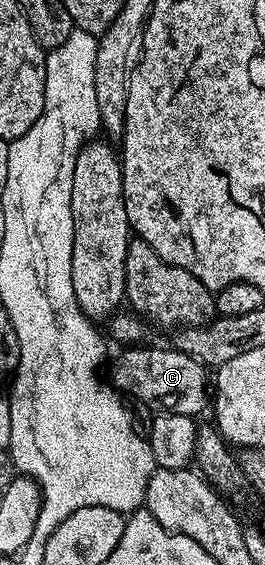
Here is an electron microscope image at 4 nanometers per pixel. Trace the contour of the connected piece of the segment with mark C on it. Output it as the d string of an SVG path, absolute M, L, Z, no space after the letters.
M127 347L115 361L109 381L120 394L128 395L140 401L156 414L176 413L200 416L199 412L209 405L209 373L197 359L177 351L174 347L167 349L143 349L144 347Z

